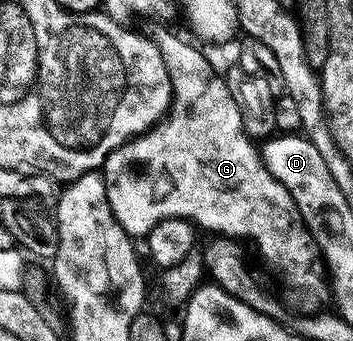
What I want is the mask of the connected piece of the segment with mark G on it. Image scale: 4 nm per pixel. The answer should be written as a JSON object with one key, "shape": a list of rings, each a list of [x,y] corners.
{"shape":[[[169,26],[155,27],[158,28],[152,31],[152,38],[164,57],[164,65],[172,81],[174,102],[165,119],[120,145],[105,161],[106,196],[116,221],[120,221],[131,237],[149,235],[151,229],[165,219],[186,219],[195,228],[216,231],[212,233],[220,237],[239,241],[251,239],[258,253],[266,251],[266,255],[274,260],[283,273],[281,282],[298,291],[298,303],[303,312],[321,312],[327,306],[325,303],[329,304],[332,299],[330,280],[322,262],[322,251],[306,228],[300,209],[296,209],[292,193],[288,193],[288,189],[268,173],[259,144],[244,129],[236,97],[232,97],[225,78],[221,74],[214,75],[209,57],[188,40],[181,39],[176,32],[169,31],[166,28]]]}

